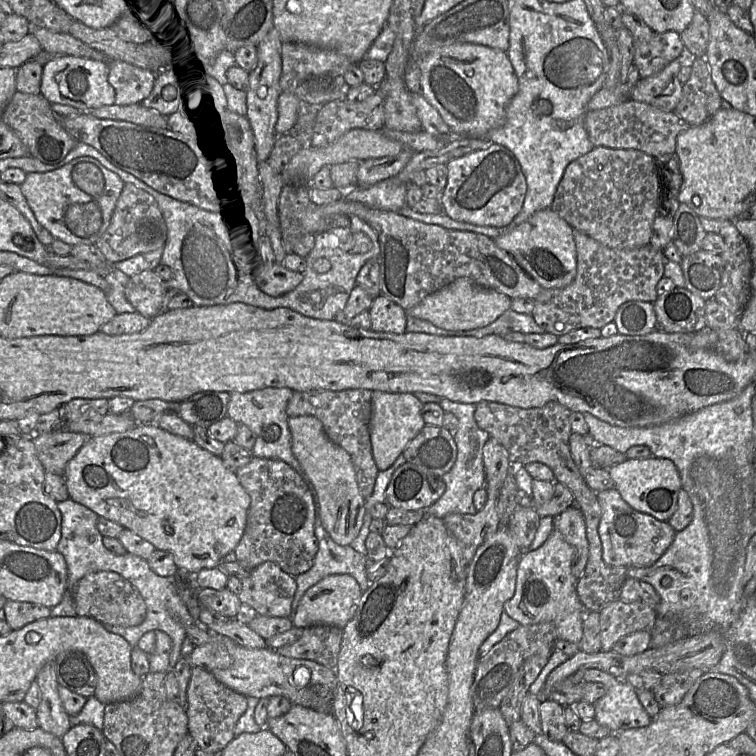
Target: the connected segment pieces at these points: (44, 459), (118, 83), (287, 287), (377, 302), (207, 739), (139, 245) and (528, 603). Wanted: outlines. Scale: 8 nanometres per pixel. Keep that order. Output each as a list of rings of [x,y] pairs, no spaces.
[[[60,430],[34,434],[33,441],[45,470],[64,475],[68,462],[91,437],[96,436]]]
[[[108,60],[108,65],[116,105],[138,104],[150,95],[156,73],[119,60]]]
[[[271,262],[258,267],[257,286],[272,297],[294,290],[304,279],[304,274],[287,269],[282,263]]]
[[[380,295],[375,298],[368,310],[371,319],[371,330],[403,334],[406,332],[406,311],[388,297]]]
[[[199,667],[191,668],[185,709],[189,734],[194,738],[198,749],[209,753],[223,750],[236,737],[235,726],[247,706],[246,696],[220,683],[211,672]]]
[[[124,183],[111,222],[95,243],[110,264],[163,248],[168,237],[167,226],[154,197],[131,183]]]
[[[557,530],[539,548],[523,553],[518,562],[515,593],[505,602],[504,611],[521,625],[553,622],[559,639],[579,644],[586,611],[576,592],[577,579],[572,573],[574,557],[574,547]]]

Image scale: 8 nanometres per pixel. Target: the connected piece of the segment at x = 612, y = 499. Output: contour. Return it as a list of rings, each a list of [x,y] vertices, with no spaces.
[[[616,489],[599,491],[597,498],[602,508],[598,533],[602,543],[602,557],[607,564],[627,568],[649,567],[672,544],[676,531],[668,521],[660,521],[633,509]]]

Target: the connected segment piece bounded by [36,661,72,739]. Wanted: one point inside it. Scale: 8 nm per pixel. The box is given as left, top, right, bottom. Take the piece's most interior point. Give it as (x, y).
(52, 717)

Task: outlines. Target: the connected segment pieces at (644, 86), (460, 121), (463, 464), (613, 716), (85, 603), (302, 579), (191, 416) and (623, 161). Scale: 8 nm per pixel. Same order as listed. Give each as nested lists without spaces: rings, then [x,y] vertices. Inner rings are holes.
[[[684,47],[682,54],[660,72],[640,79],[632,87],[630,99],[673,112],[682,96],[679,71],[683,66],[692,66],[695,59]]]
[[[479,44],[444,46],[429,53],[421,63],[420,93],[438,110],[450,132],[461,137],[486,138],[492,129],[505,123],[506,108],[518,92],[518,79],[507,52]]]
[[[442,398],[438,404],[445,412],[451,412],[458,418],[458,427],[453,433],[457,446],[457,458],[450,471],[441,477],[446,486],[444,493],[435,504],[425,510],[426,515],[443,519],[449,513],[476,514],[473,495],[486,485],[483,446],[491,435],[477,425],[474,417],[475,404],[455,402],[447,398]]]
[[[589,668],[584,671],[582,681],[600,682],[606,686],[606,694],[593,703],[594,719],[611,733],[645,727],[652,722],[639,701],[638,691],[623,678]]]
[[[99,571],[85,575],[72,593],[76,615],[90,617],[103,625],[138,626],[146,618],[146,603],[140,592],[114,571]]]
[[[313,486],[310,491],[315,507],[315,536],[319,548],[313,566],[295,577],[297,589],[292,602],[293,615],[305,592],[329,575],[350,575],[356,579],[363,592],[372,584],[366,574],[367,557],[355,551],[350,545],[340,546],[332,540],[322,524],[317,492]]]
[[[201,392],[180,402],[178,416],[191,426],[208,428],[227,416],[228,392]]]
[[[595,146],[566,167],[550,208],[579,230],[601,244],[615,249],[634,249],[649,244],[652,225],[659,214],[658,197],[665,192],[666,180],[659,186],[655,158],[636,149],[614,149]]]

